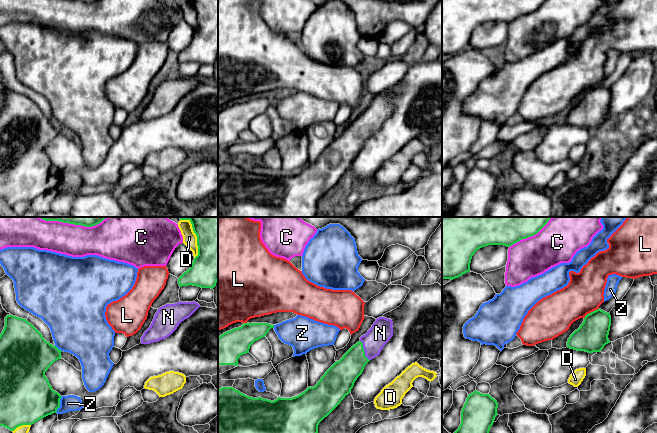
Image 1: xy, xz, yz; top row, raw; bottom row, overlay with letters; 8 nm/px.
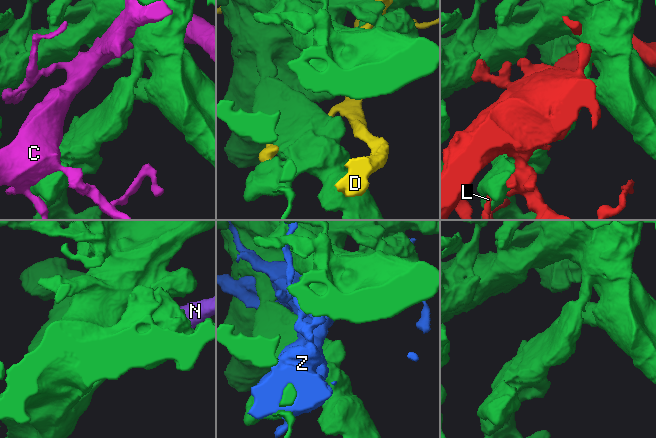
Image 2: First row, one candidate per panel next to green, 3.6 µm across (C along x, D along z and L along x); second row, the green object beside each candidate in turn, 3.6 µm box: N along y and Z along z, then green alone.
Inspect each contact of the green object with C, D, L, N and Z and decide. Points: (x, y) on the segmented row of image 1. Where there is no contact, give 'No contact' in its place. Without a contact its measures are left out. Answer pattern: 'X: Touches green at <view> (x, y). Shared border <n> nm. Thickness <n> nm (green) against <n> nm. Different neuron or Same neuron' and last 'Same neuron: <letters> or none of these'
C: Touches green at yz (530, 236). Shared border 420 nm. Thickness 440 nm (green) against 340 nm. Different neuron
D: Touches green at xy (196, 235). Shared border 340 nm. Thickness 440 nm (green) against 110 nm. Different neuron
L: Touches green at yz (591, 312). Shared border 150 nm. Thickness 260 nm (green) against 300 nm. Different neuron
N: Touches green at xz (363, 350). Shared border 180 nm. Thickness 220 nm (green) against 180 nm. Same neuron
Z: Touches green at xy (59, 404). Shared border 150 nm. Thickness 400 nm (green) against 130 nm. Different neuron
Same neuron: N

